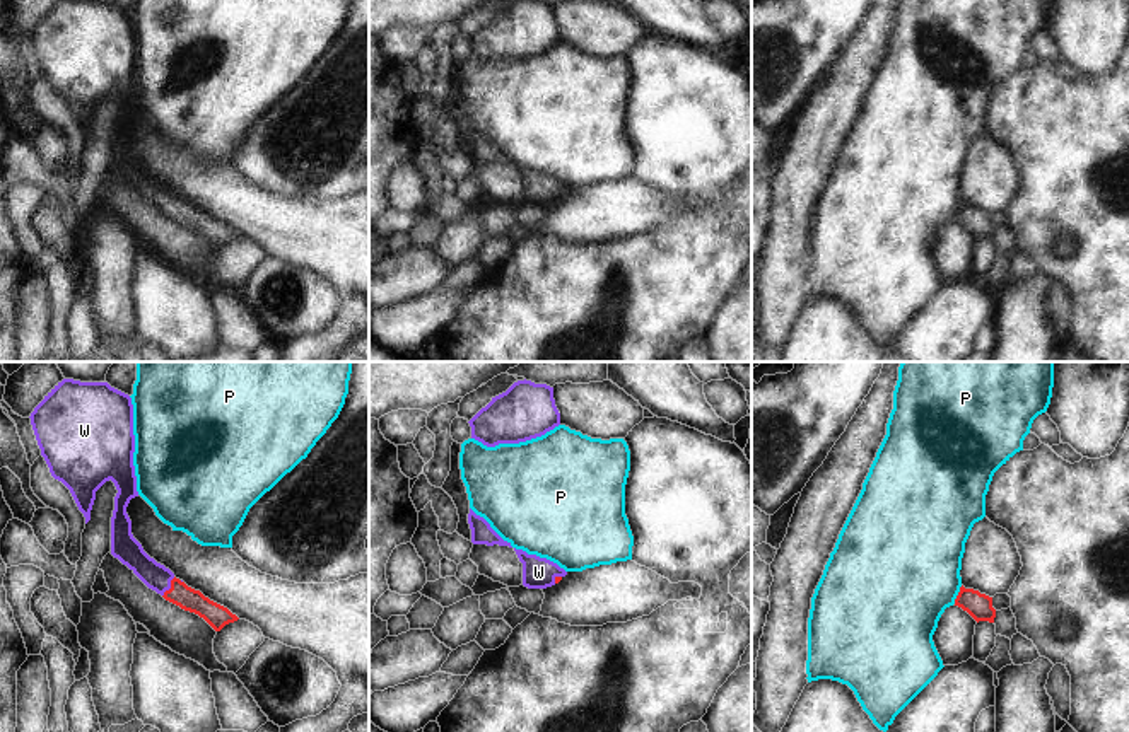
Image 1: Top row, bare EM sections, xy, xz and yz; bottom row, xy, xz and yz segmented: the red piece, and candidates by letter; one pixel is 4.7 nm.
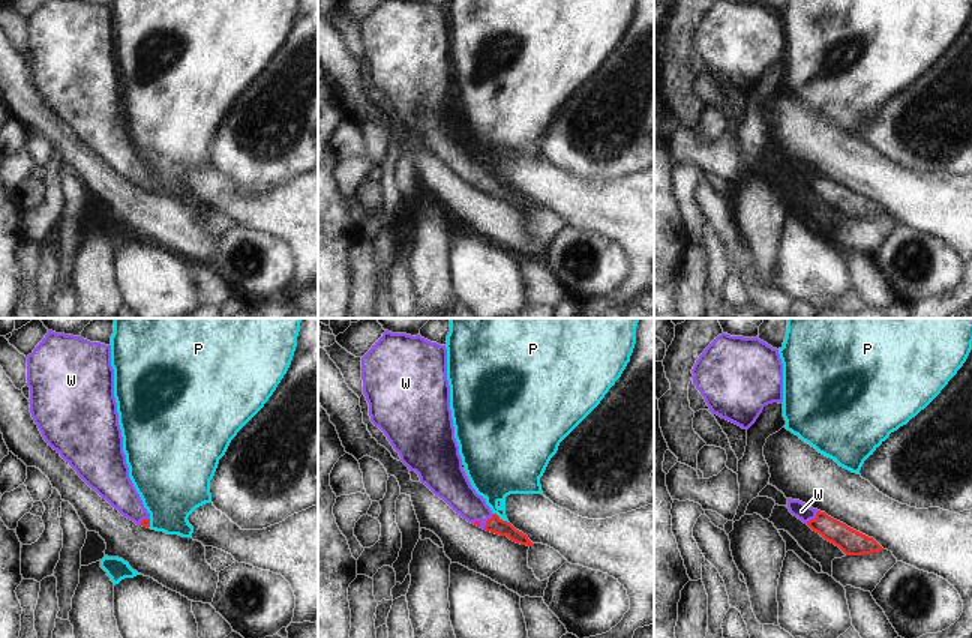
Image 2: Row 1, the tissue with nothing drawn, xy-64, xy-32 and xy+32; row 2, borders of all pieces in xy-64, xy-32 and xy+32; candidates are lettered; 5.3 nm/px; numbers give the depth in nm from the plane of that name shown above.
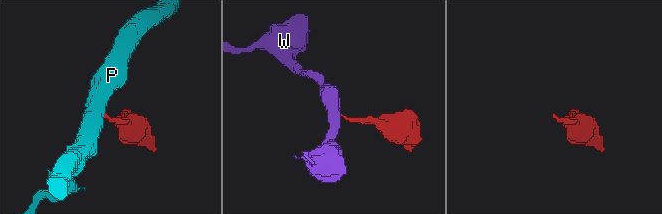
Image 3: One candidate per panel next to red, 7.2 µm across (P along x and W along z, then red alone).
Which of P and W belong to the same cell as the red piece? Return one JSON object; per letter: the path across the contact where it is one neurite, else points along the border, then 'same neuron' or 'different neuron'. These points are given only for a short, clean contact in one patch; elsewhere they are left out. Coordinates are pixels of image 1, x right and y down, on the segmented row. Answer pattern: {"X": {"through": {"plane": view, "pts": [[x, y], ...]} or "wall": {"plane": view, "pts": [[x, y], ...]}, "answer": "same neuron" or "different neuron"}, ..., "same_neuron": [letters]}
{"P": {"wall": {"plane": "yz", "pts": [[962, 586], [953, 603]]}, "answer": "different neuron"}, "W": {"through": {"plane": "xy", "pts": [[180, 594], [171, 587], [154, 575]]}, "answer": "same neuron"}, "same_neuron": ["W"]}

